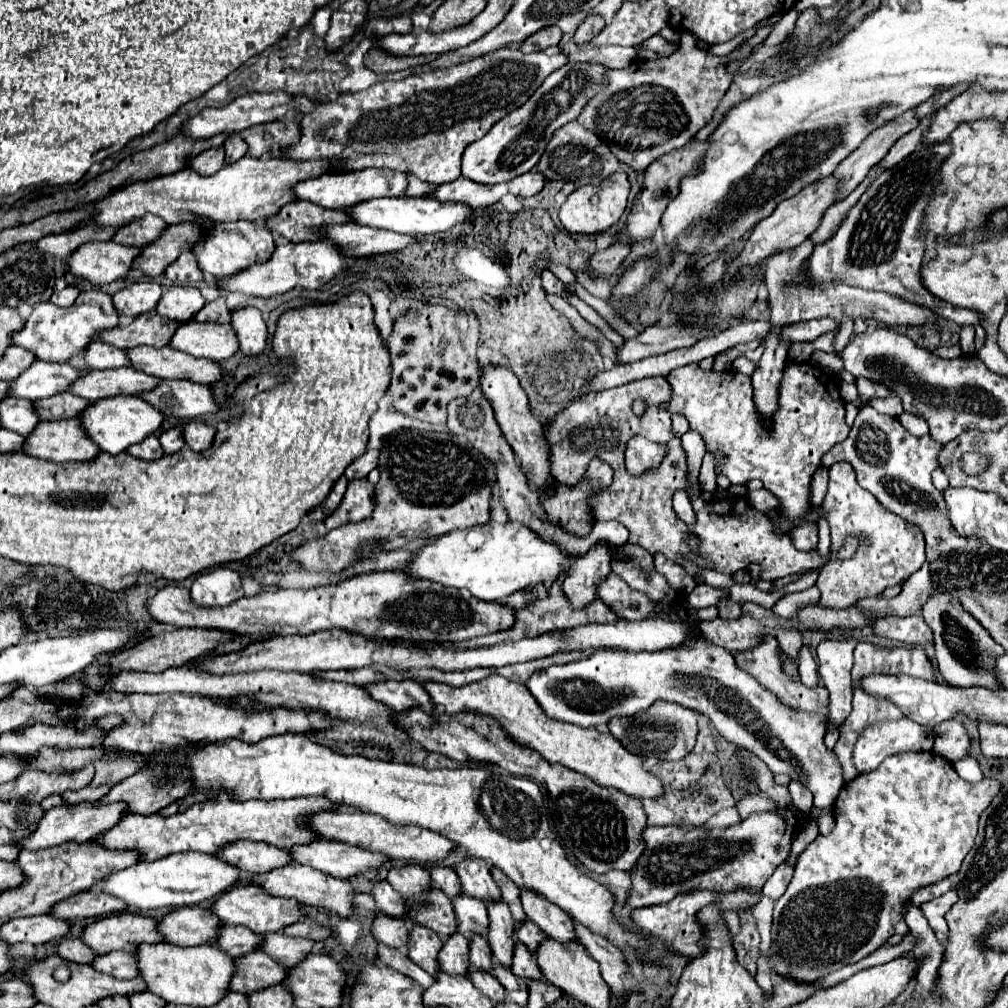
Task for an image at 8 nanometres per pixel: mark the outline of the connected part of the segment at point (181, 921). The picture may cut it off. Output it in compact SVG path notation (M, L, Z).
M182 907L168 913L158 929L164 933L166 941L180 947L214 943L220 933L220 919L204 907Z

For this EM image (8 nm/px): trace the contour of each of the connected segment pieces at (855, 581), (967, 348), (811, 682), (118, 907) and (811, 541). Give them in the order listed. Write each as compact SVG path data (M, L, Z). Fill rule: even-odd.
M840 461L840 463L834 463L832 467L830 467L830 483L828 483L828 493L826 493L826 497L824 497L824 501L822 501L822 509L826 511L826 517L828 517L828 523L830 523L830 531L832 531L832 551L836 551L838 549L838 553L836 553L836 557L840 557L840 559L846 559L846 561L840 561L840 559L832 559L824 569L822 569L822 573L820 573L820 579L818 579L818 589L822 591L822 597L820 597L820 603L822 605L836 605L838 609L840 607L844 607L844 605L852 605L852 603L856 603L856 601L860 601L860 599L866 599L866 597L878 597L886 587L892 587L892 585L898 585L902 579L906 579L906 577L910 577L914 571L918 571L920 567L922 567L922 563L924 563L924 559L926 559L926 553L924 553L924 535L920 533L920 529L916 529L916 525L908 525L904 519L900 519L900 517L896 517L894 513L890 513L888 509L884 509L884 507L880 507L880 503L866 491L866 489L862 489L860 485L858 485L858 481L856 481L856 473L854 473L854 469L852 469L852 465L850 463L846 463L846 461ZM848 533L852 533L852 535L856 535L858 537L858 541L860 541L860 537L864 537L864 543L860 543L860 549L858 549L858 553L856 553L856 547L858 547L858 543L856 543L856 537L852 537L852 535L848 535Z
M962 327L960 329L960 347L964 351L964 355L974 355L974 329L972 327Z
M802 647L800 649L800 667L798 667L798 673L800 673L800 681L808 687L816 687L818 685L818 673L816 673L816 663L812 659L812 653L808 647Z
M90 889L88 893L78 893L68 901L60 901L60 905L52 909L52 915L72 921L86 917L104 917L112 913L122 913L126 909L128 905L124 905L124 901L120 901L118 897L112 897L110 893L98 893L98 889Z
M802 523L800 527L794 527L790 531L792 543L796 545L796 549L800 551L808 551L808 549L816 549L818 545L818 527L810 525L810 523Z

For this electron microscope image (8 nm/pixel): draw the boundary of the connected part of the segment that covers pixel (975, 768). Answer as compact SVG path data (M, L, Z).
M973 757L963 758L954 763L953 767L961 778L970 783L976 783L984 778L977 760Z

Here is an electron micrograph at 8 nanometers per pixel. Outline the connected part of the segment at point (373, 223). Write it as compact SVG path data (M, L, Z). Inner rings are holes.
M408 195L404 197L386 197L386 199L376 199L376 201L364 201L360 205L354 205L352 209L346 209L354 223L358 225L368 225L368 227L378 227L378 229L390 229L396 233L406 233L406 235L432 235L432 233L442 233L448 231L472 215L472 207L464 203L452 203L452 201L434 201L434 199L412 199Z

